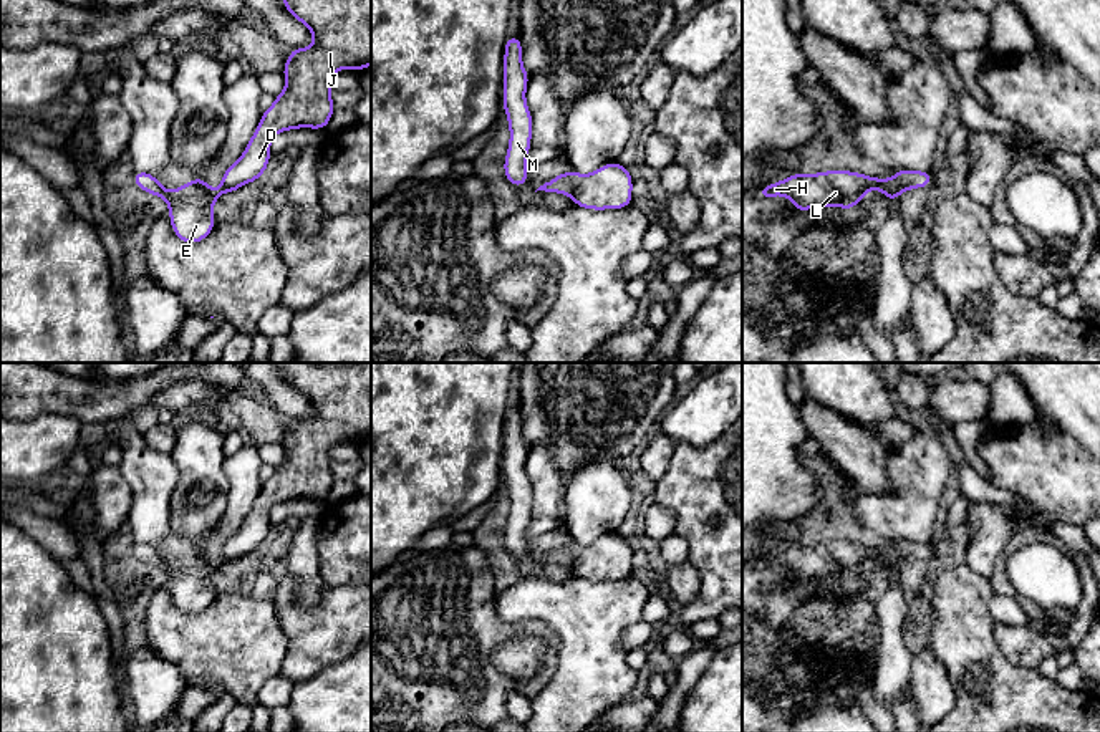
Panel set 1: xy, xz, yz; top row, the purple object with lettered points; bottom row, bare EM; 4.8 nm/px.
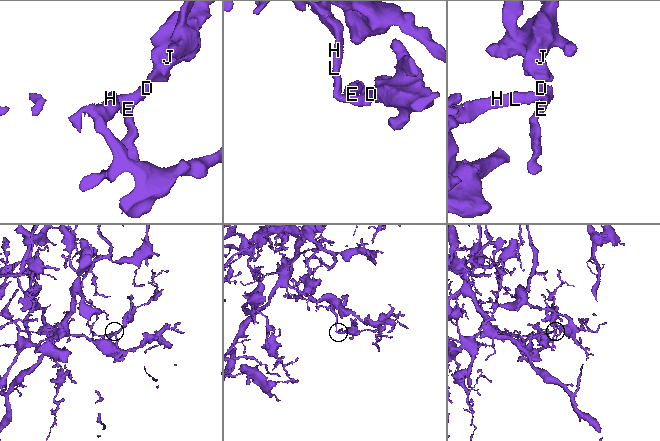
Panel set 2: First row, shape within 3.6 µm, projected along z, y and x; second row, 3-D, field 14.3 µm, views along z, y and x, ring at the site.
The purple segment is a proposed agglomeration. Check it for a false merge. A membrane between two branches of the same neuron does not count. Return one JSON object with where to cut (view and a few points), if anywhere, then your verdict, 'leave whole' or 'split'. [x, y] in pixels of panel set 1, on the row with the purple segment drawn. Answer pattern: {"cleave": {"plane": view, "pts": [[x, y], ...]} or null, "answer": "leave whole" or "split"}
{"cleave": null, "answer": "leave whole"}

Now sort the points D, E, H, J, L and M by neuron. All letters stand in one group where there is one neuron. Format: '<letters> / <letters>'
D E H J L M

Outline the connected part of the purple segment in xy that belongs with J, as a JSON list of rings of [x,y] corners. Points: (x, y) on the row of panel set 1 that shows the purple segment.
[[[283,0],[287,12],[306,25],[315,38],[310,48],[292,48],[283,66],[285,89],[262,111],[260,124],[244,154],[224,171],[219,189],[209,189],[199,174],[169,192],[156,176],[134,171],[133,181],[146,194],[169,205],[174,234],[199,243],[214,230],[212,205],[222,192],[258,181],[272,157],[270,139],[288,129],[326,129],[335,106],[330,78],[341,68],[361,71],[371,65],[371,0]]]

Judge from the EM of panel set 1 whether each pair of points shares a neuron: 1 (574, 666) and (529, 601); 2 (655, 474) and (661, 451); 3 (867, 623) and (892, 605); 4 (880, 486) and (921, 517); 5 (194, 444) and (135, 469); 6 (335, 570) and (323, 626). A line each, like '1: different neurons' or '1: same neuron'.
1: same neuron
2: same neuron
3: different neurons
4: different neurons
5: different neurons
6: different neurons

